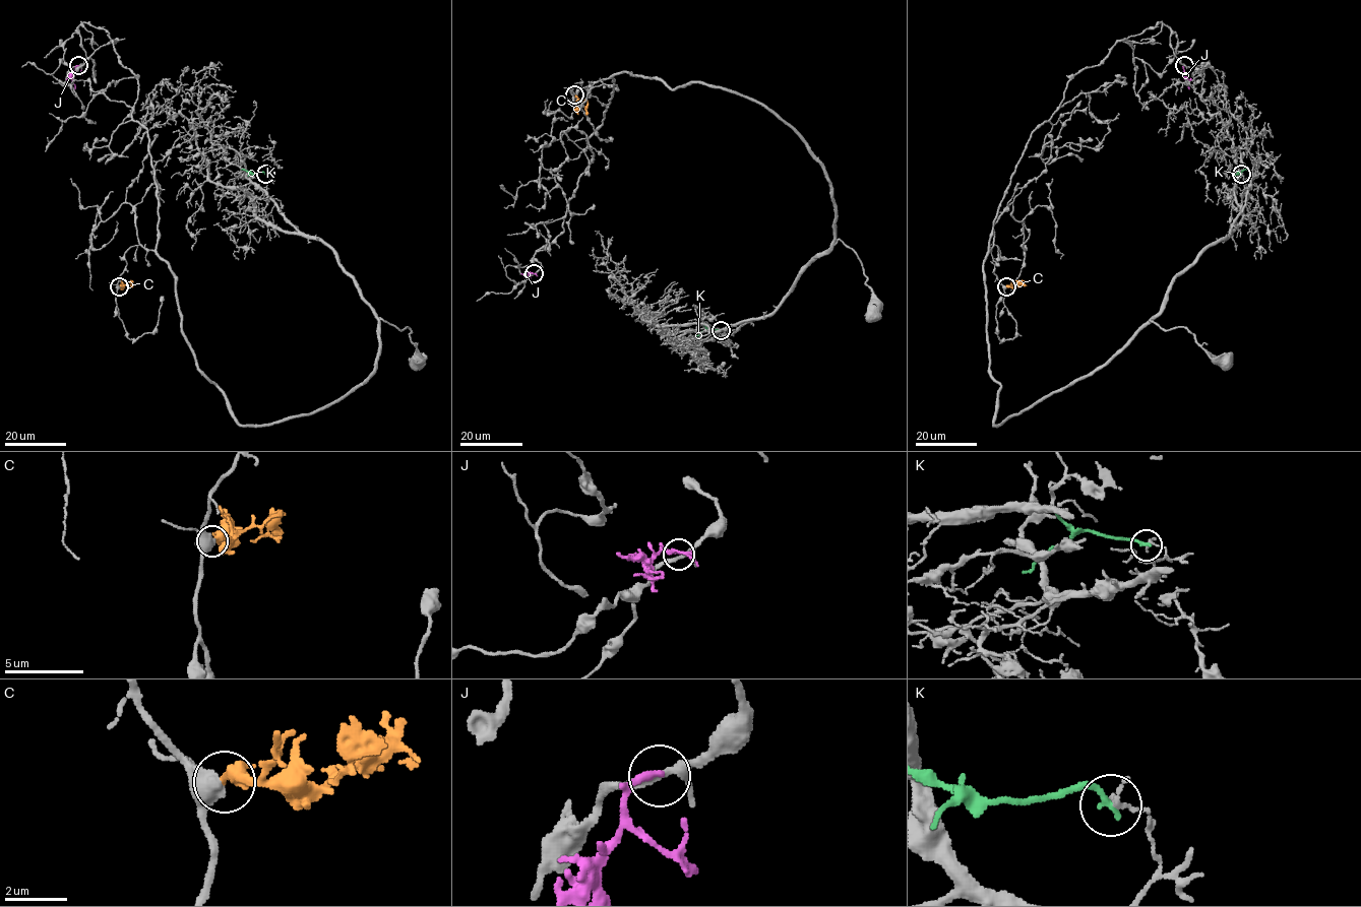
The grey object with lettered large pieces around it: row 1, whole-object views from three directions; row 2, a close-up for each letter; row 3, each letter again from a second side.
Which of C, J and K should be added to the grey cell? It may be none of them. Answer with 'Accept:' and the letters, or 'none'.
Accept: none

